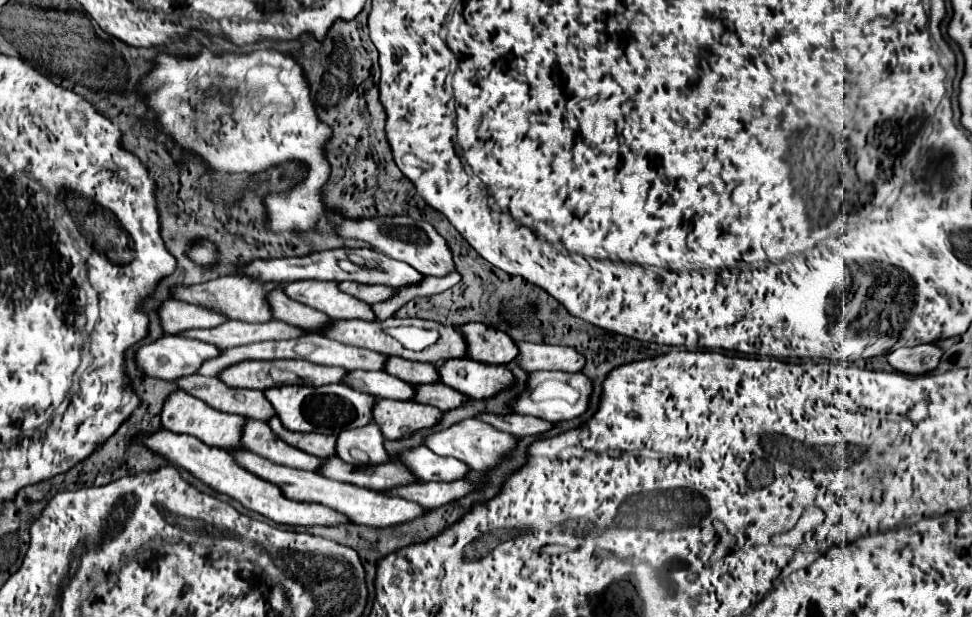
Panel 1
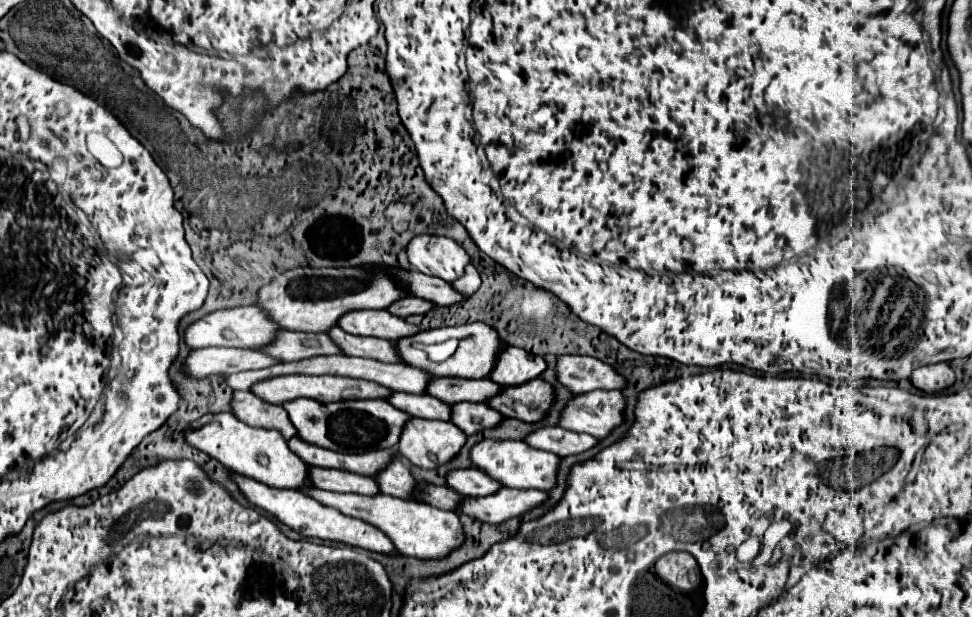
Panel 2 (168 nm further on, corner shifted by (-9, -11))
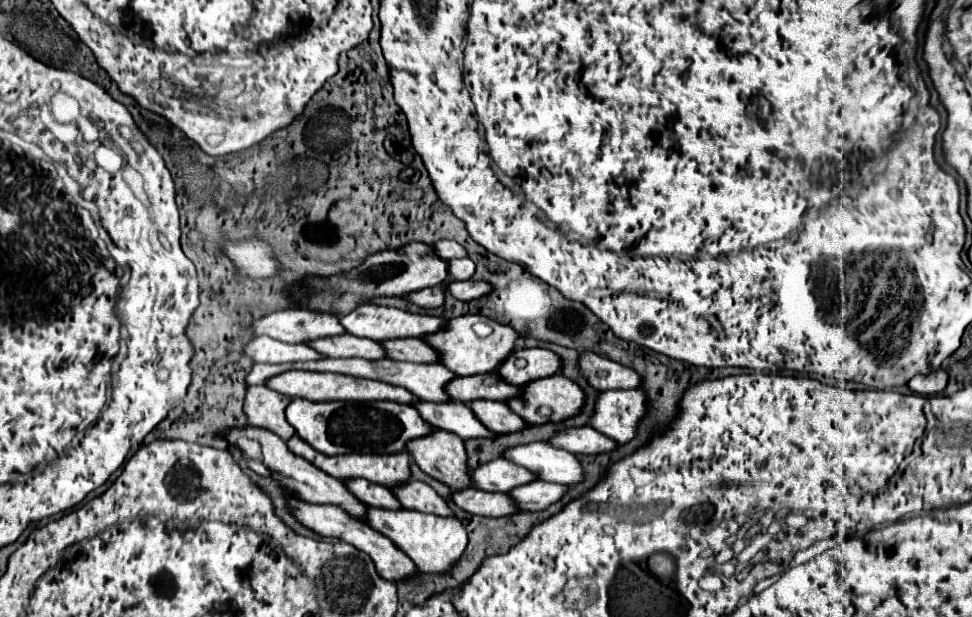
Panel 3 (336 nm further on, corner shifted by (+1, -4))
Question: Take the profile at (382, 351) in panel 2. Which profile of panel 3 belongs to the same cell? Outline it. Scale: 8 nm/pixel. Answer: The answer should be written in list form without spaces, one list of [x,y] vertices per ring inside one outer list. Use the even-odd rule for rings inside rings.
[[[401,339],[401,341],[383,341],[389,349],[389,357],[397,361],[411,363],[439,363],[439,353],[425,339]]]

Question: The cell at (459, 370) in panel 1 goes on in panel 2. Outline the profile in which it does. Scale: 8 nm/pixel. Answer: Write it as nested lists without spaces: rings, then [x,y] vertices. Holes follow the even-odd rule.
[[[541,378],[529,380],[521,386],[505,386],[497,396],[487,400],[487,406],[503,416],[519,418],[523,422],[537,422],[545,416],[553,402],[553,386]]]

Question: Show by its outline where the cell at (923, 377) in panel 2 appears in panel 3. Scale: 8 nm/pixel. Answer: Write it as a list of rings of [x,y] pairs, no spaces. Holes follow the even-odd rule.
[[[937,369],[929,375],[917,375],[913,377],[909,383],[909,389],[917,395],[925,395],[925,397],[931,397],[931,395],[937,395],[945,389],[947,385],[947,373],[943,369]]]

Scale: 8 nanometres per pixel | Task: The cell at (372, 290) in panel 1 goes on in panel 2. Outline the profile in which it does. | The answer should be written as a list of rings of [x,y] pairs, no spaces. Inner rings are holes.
[[[405,296],[401,300],[395,300],[391,304],[391,308],[387,308],[387,312],[395,314],[399,318],[407,318],[411,314],[425,314],[431,308],[433,308],[433,304],[427,302],[427,300],[421,300],[421,298],[415,298],[415,296]]]

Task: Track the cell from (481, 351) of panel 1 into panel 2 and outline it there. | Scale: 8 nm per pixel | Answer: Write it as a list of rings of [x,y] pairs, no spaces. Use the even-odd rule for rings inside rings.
[[[505,346],[497,356],[489,378],[501,386],[513,386],[537,378],[545,368],[547,364],[541,356],[533,356],[515,346]]]

